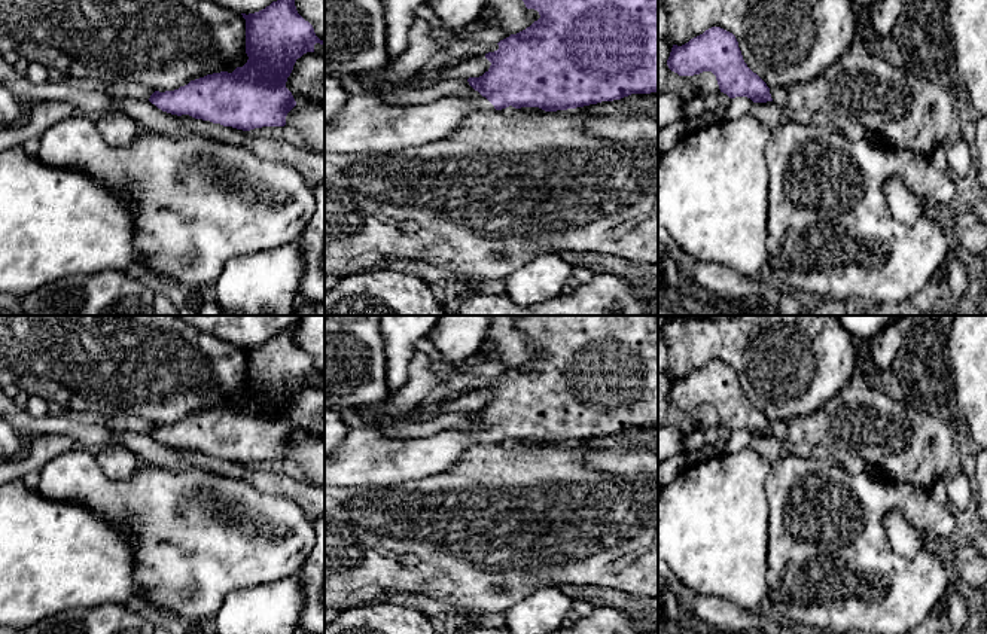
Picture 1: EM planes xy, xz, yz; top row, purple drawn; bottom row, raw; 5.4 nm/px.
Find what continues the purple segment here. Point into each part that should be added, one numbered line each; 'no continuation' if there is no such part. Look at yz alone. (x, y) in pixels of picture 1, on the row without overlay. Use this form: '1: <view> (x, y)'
1: yz (779, 429)

